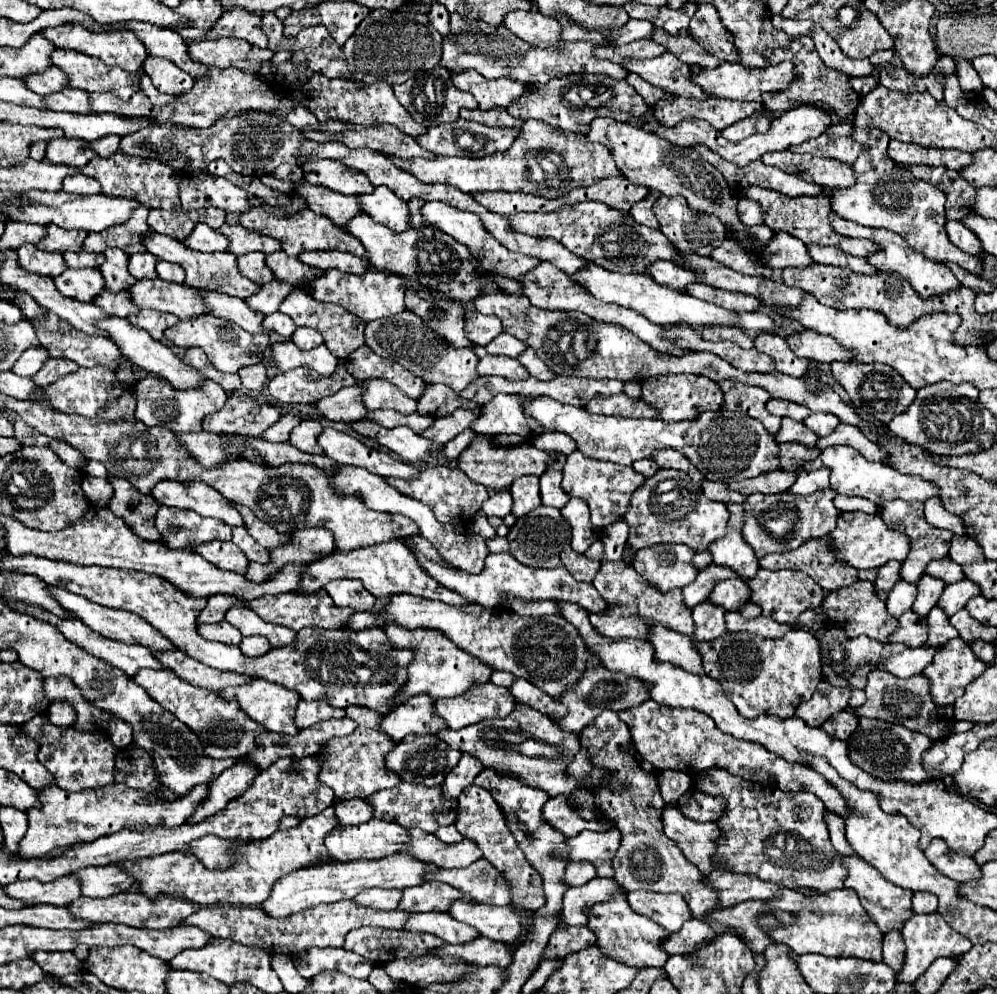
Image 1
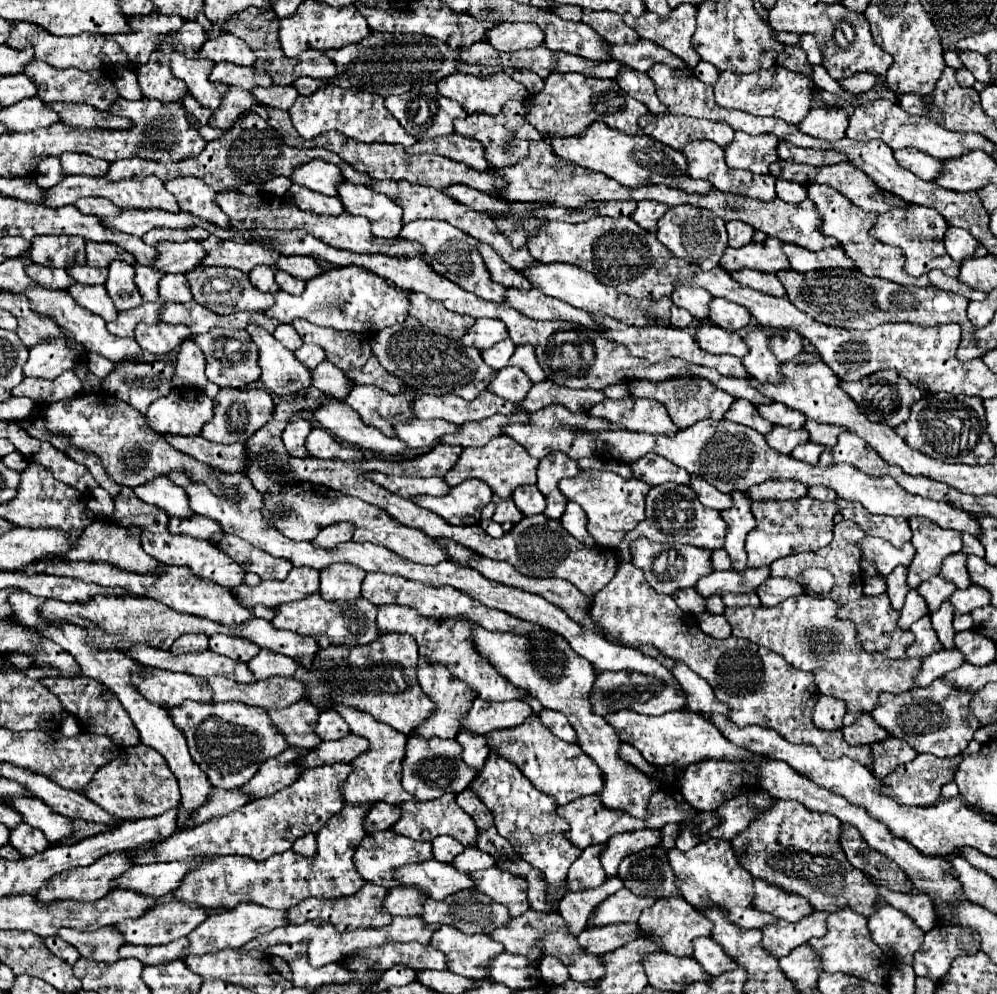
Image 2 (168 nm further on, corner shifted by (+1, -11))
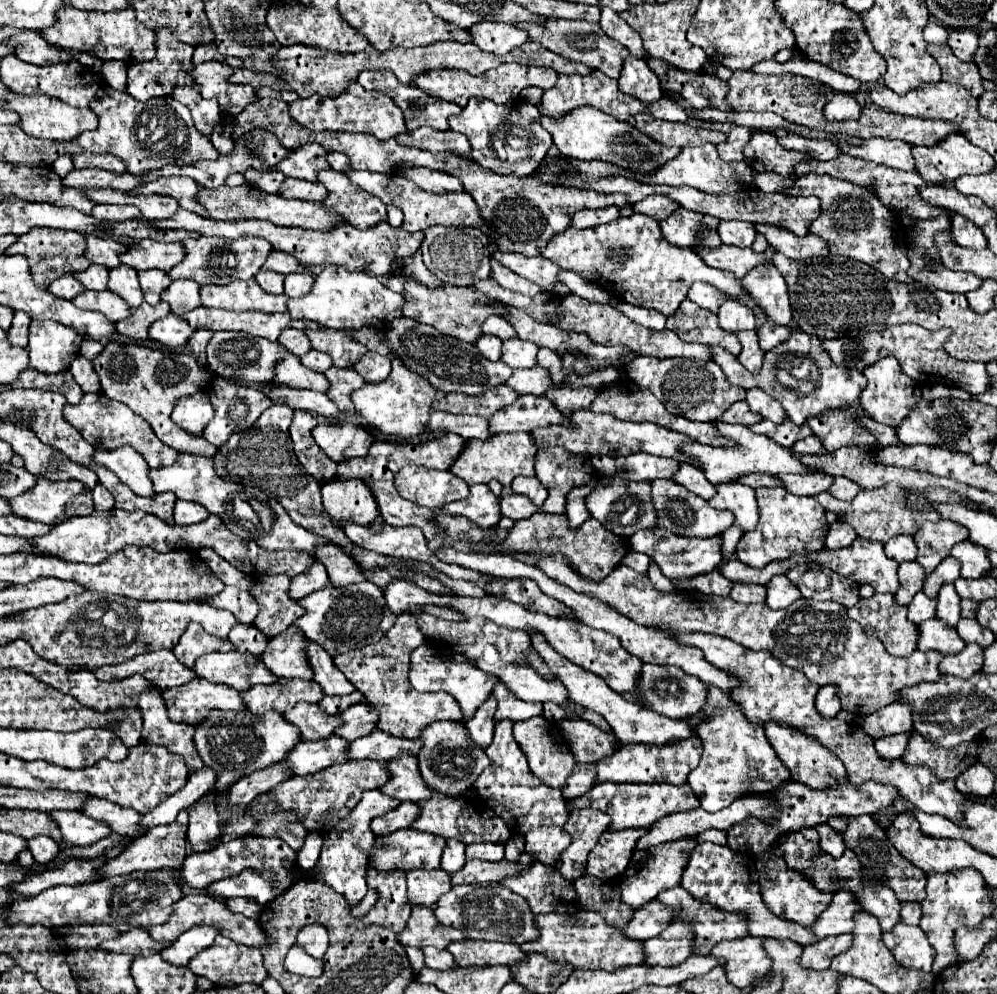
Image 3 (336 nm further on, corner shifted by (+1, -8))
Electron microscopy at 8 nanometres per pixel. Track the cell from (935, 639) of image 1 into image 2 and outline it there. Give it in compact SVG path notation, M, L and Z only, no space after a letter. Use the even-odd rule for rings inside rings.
M946 600L938 612L932 612L930 614L932 618L932 628L936 630L940 642L944 644L946 650L952 650L954 648L954 628L952 628L952 618L954 618L954 606Z

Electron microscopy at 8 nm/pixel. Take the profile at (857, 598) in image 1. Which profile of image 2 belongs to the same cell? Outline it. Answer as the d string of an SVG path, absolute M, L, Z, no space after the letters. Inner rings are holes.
M880 594L880 596L874 596L874 598L872 596L862 596L856 602L844 604L838 612L838 618L846 618L846 620L852 620L856 624L858 640L862 642L862 646L868 652L880 652L888 658L906 658L906 648L914 642L914 634L910 630L898 628L898 624L896 624L898 616L900 616L900 612L896 612L890 606L888 594Z

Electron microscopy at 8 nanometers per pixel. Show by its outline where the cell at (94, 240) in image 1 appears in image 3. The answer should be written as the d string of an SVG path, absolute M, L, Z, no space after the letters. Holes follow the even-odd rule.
M86 237L86 259L90 263L98 263L104 265L108 269L118 267L120 265L120 255L128 249L126 245L118 243L118 241L106 241L100 237Z

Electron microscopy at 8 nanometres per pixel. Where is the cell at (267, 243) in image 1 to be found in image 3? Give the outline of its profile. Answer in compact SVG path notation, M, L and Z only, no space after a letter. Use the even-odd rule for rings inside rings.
M198 237L198 239L186 239L182 241L186 249L186 261L182 265L176 265L168 271L170 277L182 277L192 279L200 285L204 283L216 283L226 285L234 279L250 279L258 269L264 265L266 257L270 255L272 247L266 239L260 237L242 237L242 239L220 239L220 237Z

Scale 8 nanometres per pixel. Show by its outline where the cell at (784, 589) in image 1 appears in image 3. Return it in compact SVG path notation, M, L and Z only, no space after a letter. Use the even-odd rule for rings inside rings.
M776 575L770 579L770 583L766 585L768 595L766 595L766 605L770 609L786 609L788 605L792 605L792 601L798 601L802 595L798 591L798 587L788 581L786 575Z

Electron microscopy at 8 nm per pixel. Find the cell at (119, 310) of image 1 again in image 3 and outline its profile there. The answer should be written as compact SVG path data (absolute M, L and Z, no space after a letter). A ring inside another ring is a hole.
M160 301L158 305L148 305L148 303L142 303L140 307L134 307L130 309L130 315L116 323L116 329L118 333L130 337L130 339L146 339L146 329L150 323L166 317L170 313L170 305L166 305L164 301Z

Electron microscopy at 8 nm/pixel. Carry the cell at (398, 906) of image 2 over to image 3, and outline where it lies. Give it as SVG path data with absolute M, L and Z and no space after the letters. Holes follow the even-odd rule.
M418 869L414 873L406 875L408 879L408 903L420 905L420 907L434 907L438 897L450 889L450 875L442 869L428 871Z

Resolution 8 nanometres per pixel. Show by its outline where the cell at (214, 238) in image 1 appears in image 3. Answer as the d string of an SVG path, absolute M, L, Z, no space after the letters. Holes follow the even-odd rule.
M142 239L138 245L122 253L122 263L136 271L162 269L168 271L186 259L182 243L160 243L154 239Z

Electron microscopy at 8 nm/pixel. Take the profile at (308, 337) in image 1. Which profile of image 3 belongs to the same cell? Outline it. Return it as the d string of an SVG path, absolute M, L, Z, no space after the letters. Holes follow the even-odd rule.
M310 349L306 355L300 357L300 361L312 369L312 371L318 371L318 373L324 373L328 367L332 367L332 359L328 353L324 351L316 351L316 349Z

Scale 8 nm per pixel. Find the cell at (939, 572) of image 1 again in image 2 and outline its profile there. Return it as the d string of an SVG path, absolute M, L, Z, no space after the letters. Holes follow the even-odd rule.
M956 552L954 556L948 556L942 564L942 572L940 576L944 576L946 580L954 582L956 588L968 588L972 584L968 568L966 568L966 554L964 552Z

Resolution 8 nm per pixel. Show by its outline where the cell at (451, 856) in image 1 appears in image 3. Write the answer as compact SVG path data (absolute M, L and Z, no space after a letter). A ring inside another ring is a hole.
M474 843L466 845L468 859L482 859L482 861L502 861L504 859L504 845L498 843Z

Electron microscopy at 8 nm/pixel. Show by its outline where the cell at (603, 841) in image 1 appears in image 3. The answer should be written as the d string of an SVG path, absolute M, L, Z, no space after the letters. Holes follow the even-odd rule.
M762 793L762 795L742 797L742 799L734 801L730 807L720 809L716 813L708 813L702 807L698 807L698 809L690 811L690 813L672 813L670 817L662 817L654 825L650 825L646 835L642 835L636 841L636 849L650 849L650 847L656 847L656 845L662 845L662 843L668 843L668 841L678 841L678 839L684 839L684 837L694 837L694 835L698 835L698 833L702 833L706 829L726 831L726 829L730 829L730 825L736 825L738 821L742 821L742 817L750 817L750 813L778 813L778 807L768 799L768 793Z

